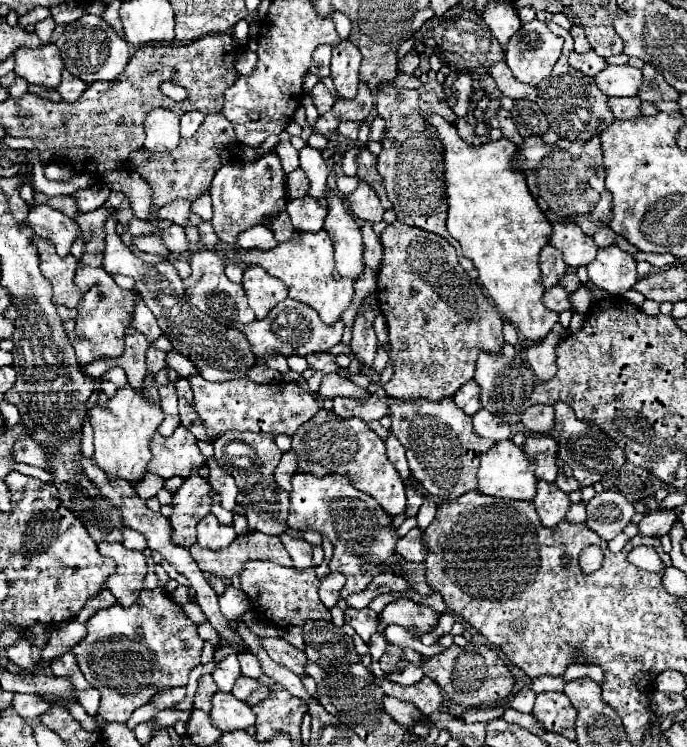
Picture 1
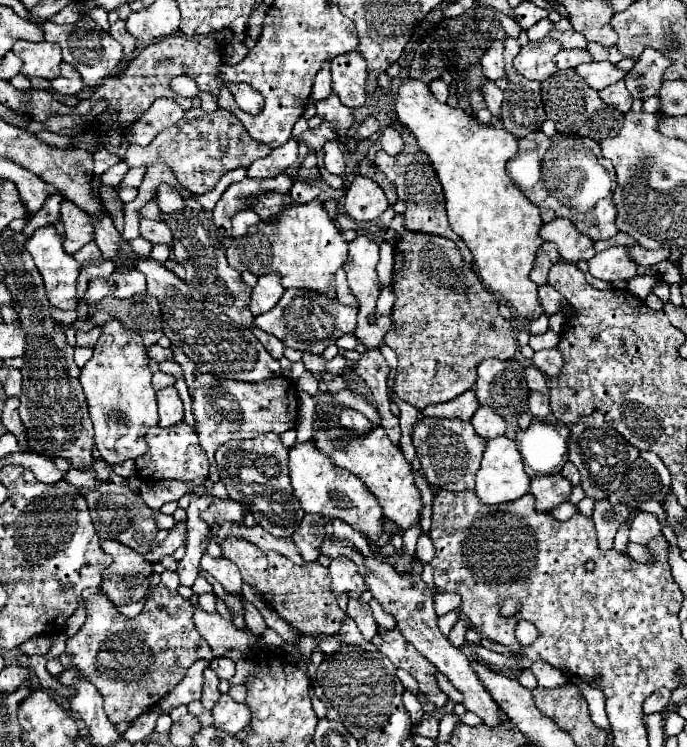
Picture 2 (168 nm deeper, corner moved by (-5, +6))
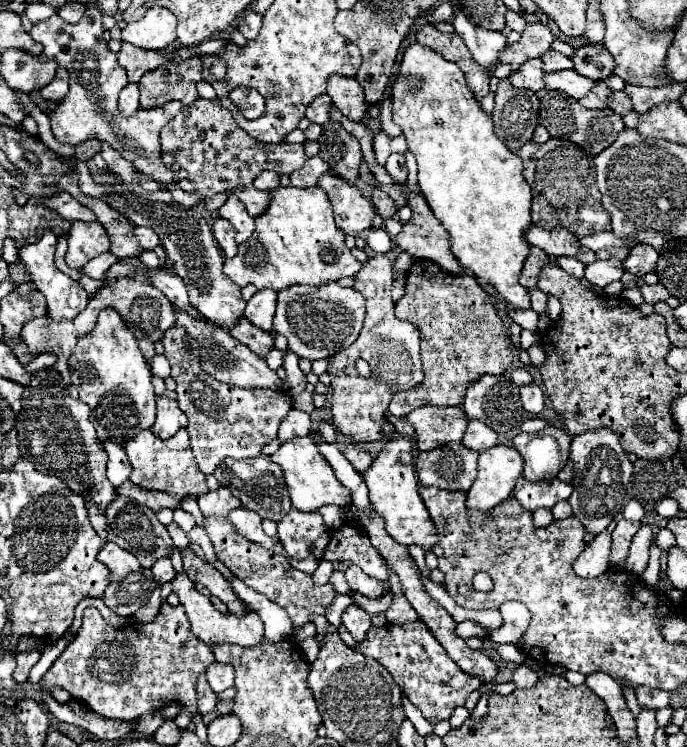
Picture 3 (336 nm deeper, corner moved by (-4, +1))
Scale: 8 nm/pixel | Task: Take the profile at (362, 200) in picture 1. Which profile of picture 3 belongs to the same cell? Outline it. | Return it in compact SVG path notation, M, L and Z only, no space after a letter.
M328 171L320 177L318 187L326 189L334 207L334 221L346 235L356 237L358 233L372 227L376 211L372 203L368 203L368 199L364 199L354 185Z

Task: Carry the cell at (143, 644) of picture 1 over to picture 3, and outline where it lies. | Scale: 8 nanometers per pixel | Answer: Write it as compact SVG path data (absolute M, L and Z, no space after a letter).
M168 603L162 605L160 613L152 623L146 625L132 625L123 629L110 627L98 609L88 607L84 609L84 619L78 635L74 641L64 649L64 653L54 661L48 673L42 677L40 685L44 693L52 693L54 687L66 689L74 699L84 701L94 713L106 719L120 719L120 721L134 721L142 713L156 713L170 703L180 703L188 711L196 713L196 677L206 671L206 667L214 663L214 655L210 647L196 639L190 631L188 617L184 607L170 607Z

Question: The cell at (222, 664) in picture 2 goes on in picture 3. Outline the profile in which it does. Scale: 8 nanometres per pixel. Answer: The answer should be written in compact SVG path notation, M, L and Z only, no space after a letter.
M214 661L214 663L206 669L206 679L208 679L212 691L214 691L214 693L220 693L220 691L224 691L224 689L228 689L228 687L234 685L234 671L232 671L232 667L228 667L226 663Z

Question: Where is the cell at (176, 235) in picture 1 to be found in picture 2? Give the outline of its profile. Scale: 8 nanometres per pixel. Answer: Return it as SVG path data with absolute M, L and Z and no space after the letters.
M141 220L141 236L149 240L151 244L171 244L173 232L169 232L169 226L165 222L153 222L153 220Z

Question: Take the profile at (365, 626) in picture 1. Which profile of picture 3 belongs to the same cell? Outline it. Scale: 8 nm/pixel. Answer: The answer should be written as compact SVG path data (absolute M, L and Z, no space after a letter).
M352 603L352 605L348 605L348 609L342 615L342 623L350 631L354 641L364 641L366 631L370 629L370 615Z

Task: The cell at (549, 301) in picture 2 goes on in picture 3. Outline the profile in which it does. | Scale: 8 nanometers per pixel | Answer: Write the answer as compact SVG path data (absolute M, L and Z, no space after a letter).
M528 289L528 293L530 293L530 305L532 305L532 309L538 313L538 315L542 315L542 313L546 313L546 299L548 299L548 295L546 293L542 293L540 289Z

